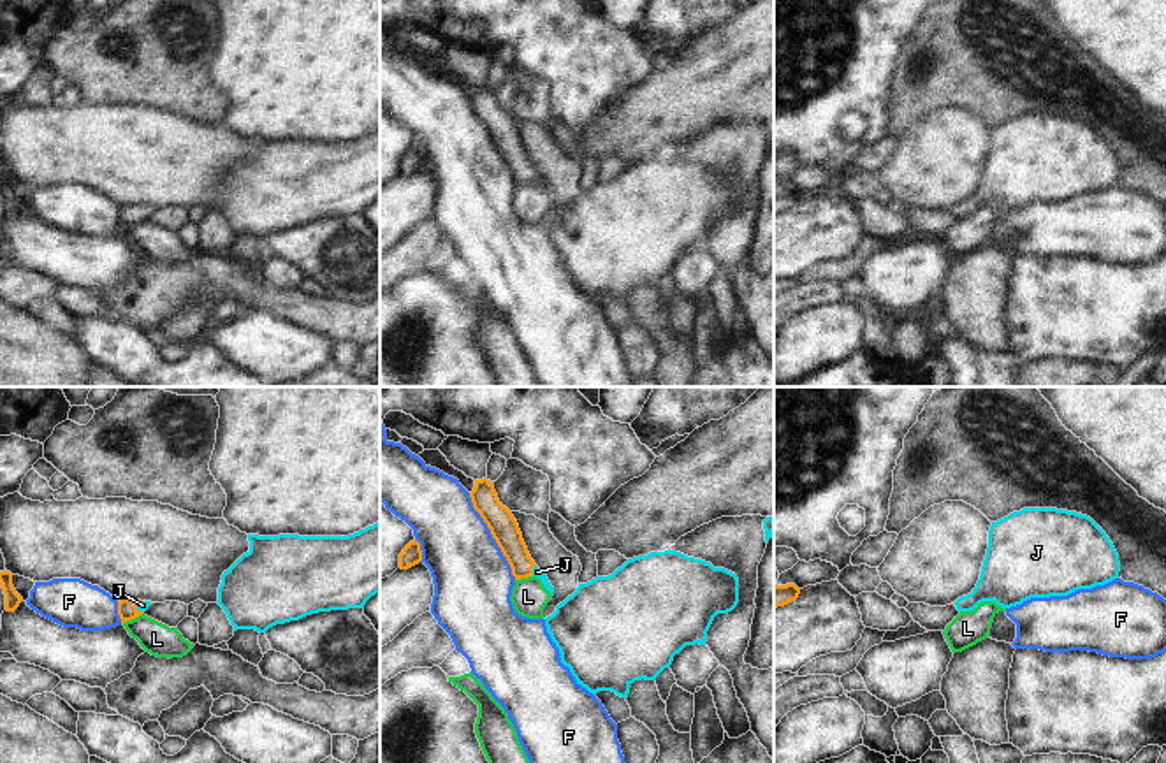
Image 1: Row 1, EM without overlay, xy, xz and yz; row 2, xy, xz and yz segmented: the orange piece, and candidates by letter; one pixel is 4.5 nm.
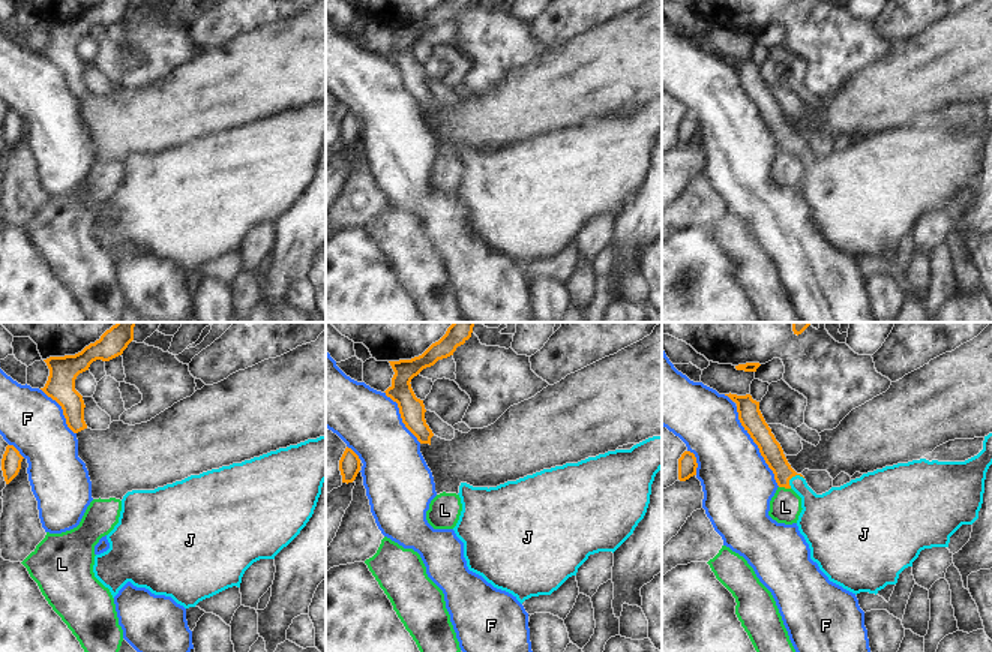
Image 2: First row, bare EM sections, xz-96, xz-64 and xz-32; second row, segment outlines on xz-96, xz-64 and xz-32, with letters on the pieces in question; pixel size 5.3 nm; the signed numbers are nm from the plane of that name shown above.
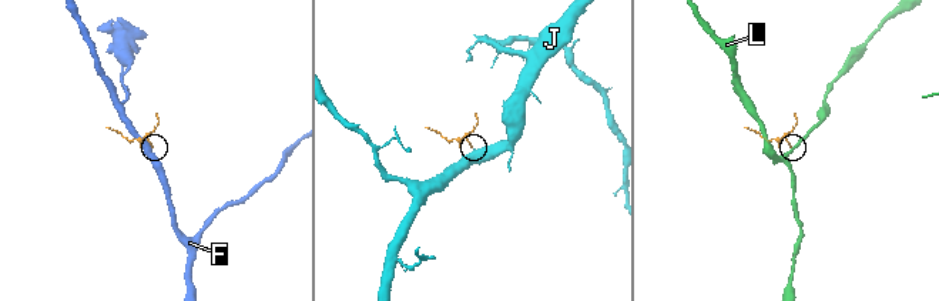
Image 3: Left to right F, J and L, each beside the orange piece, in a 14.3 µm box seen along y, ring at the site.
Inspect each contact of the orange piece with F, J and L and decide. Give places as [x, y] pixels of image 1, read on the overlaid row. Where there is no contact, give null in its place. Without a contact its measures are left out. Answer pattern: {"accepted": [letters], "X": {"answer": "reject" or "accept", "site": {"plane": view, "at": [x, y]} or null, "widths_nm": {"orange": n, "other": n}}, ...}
{"accepted": ["J"], "F": {"answer": "reject", "site": {"plane": "xz", "at": [493, 537]}, "widths_nm": {"orange": 130, "other": 360}}, "J": {"answer": "accept", "site": {"plane": "xz", "at": [531, 570]}, "widths_nm": {"orange": 130, "other": 50}}, "L": {"answer": "reject", "site": {"plane": "xy", "at": [132, 617]}, "widths_nm": {"orange": 100, "other": 150}}}

